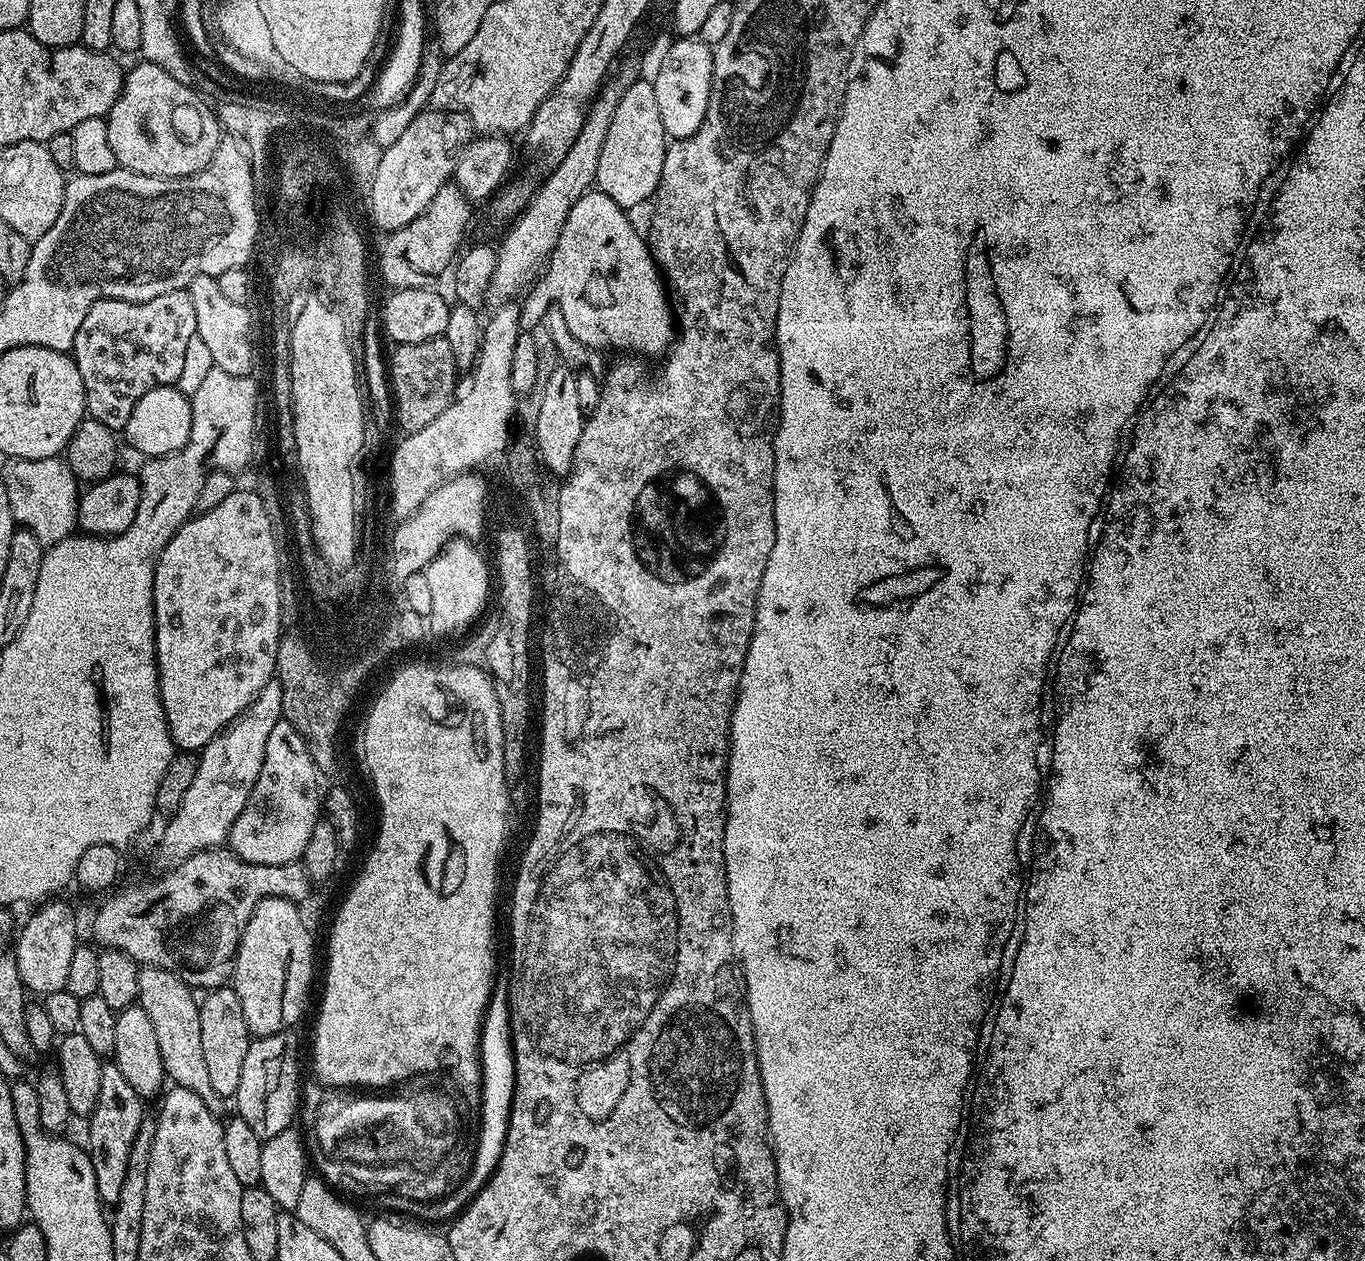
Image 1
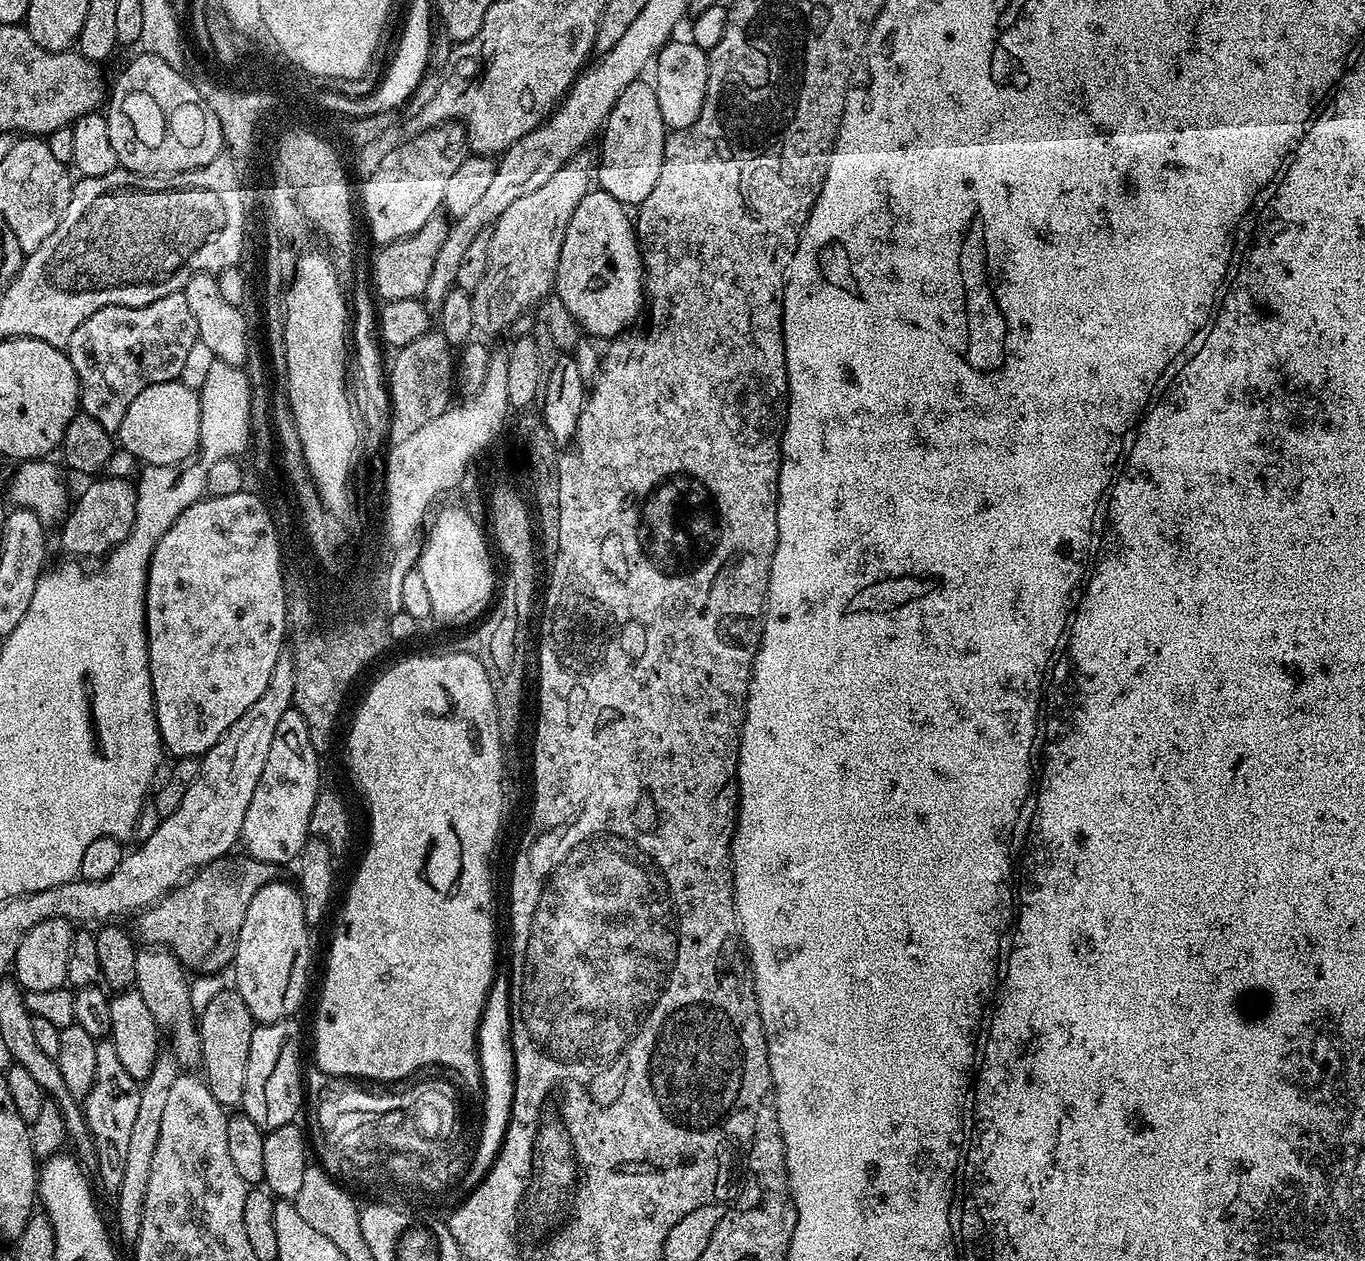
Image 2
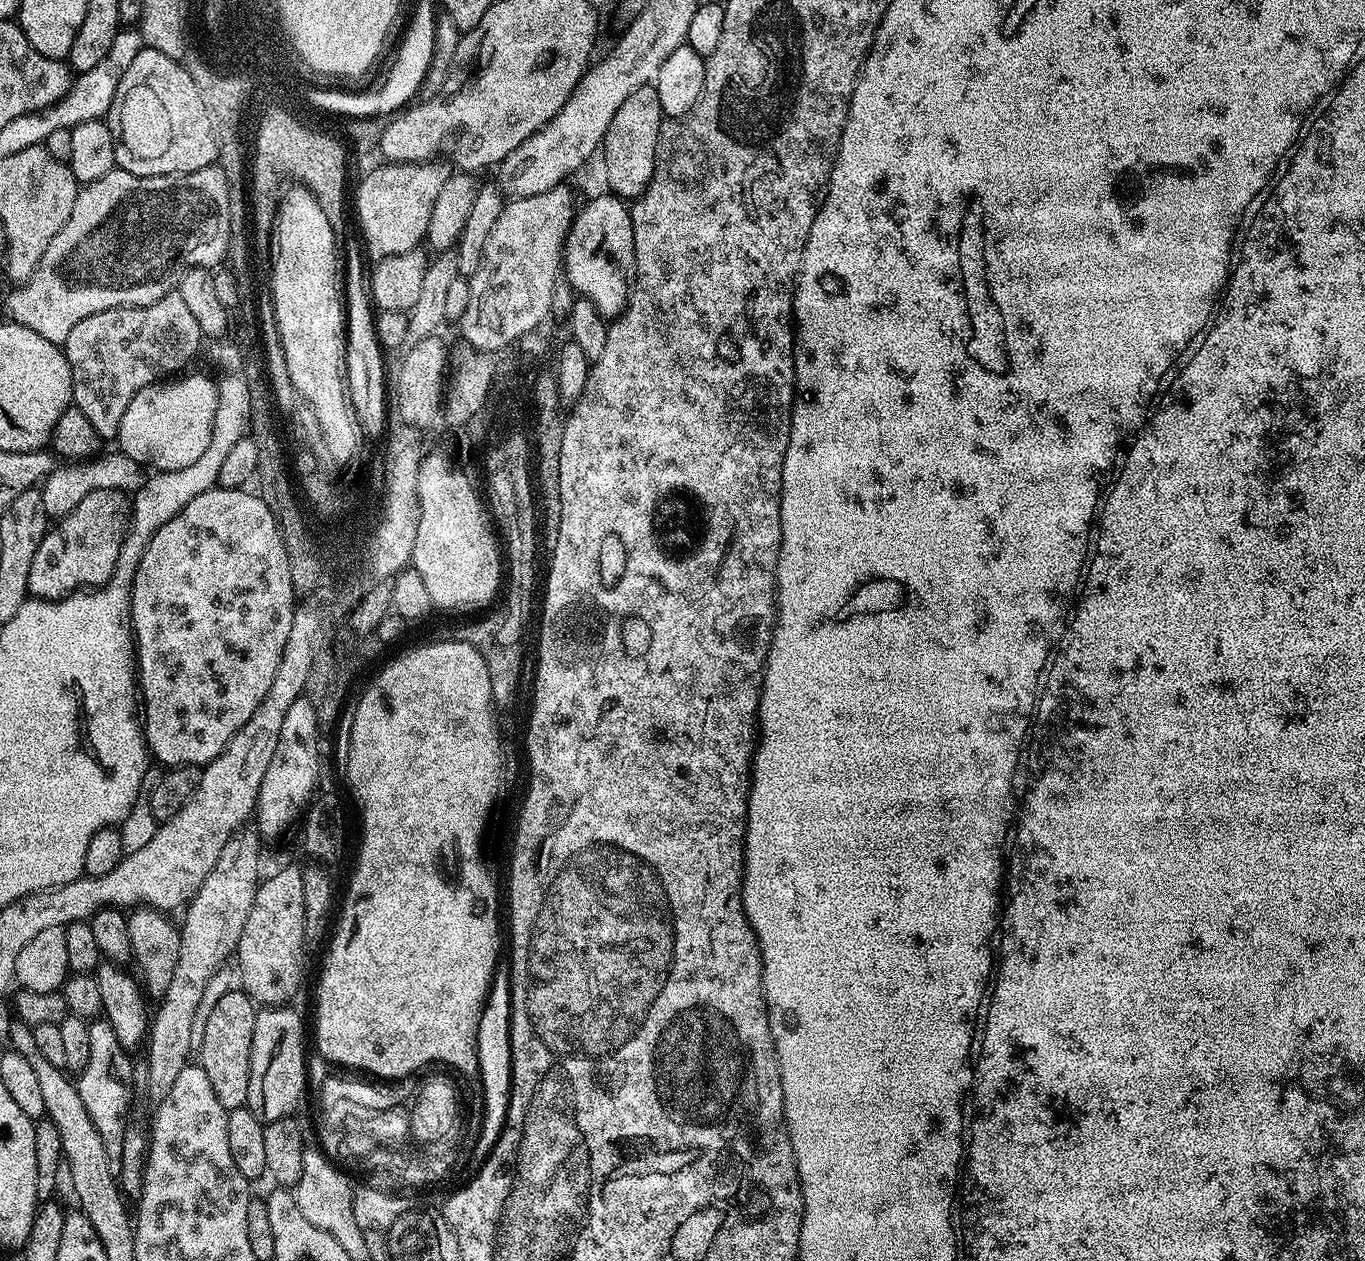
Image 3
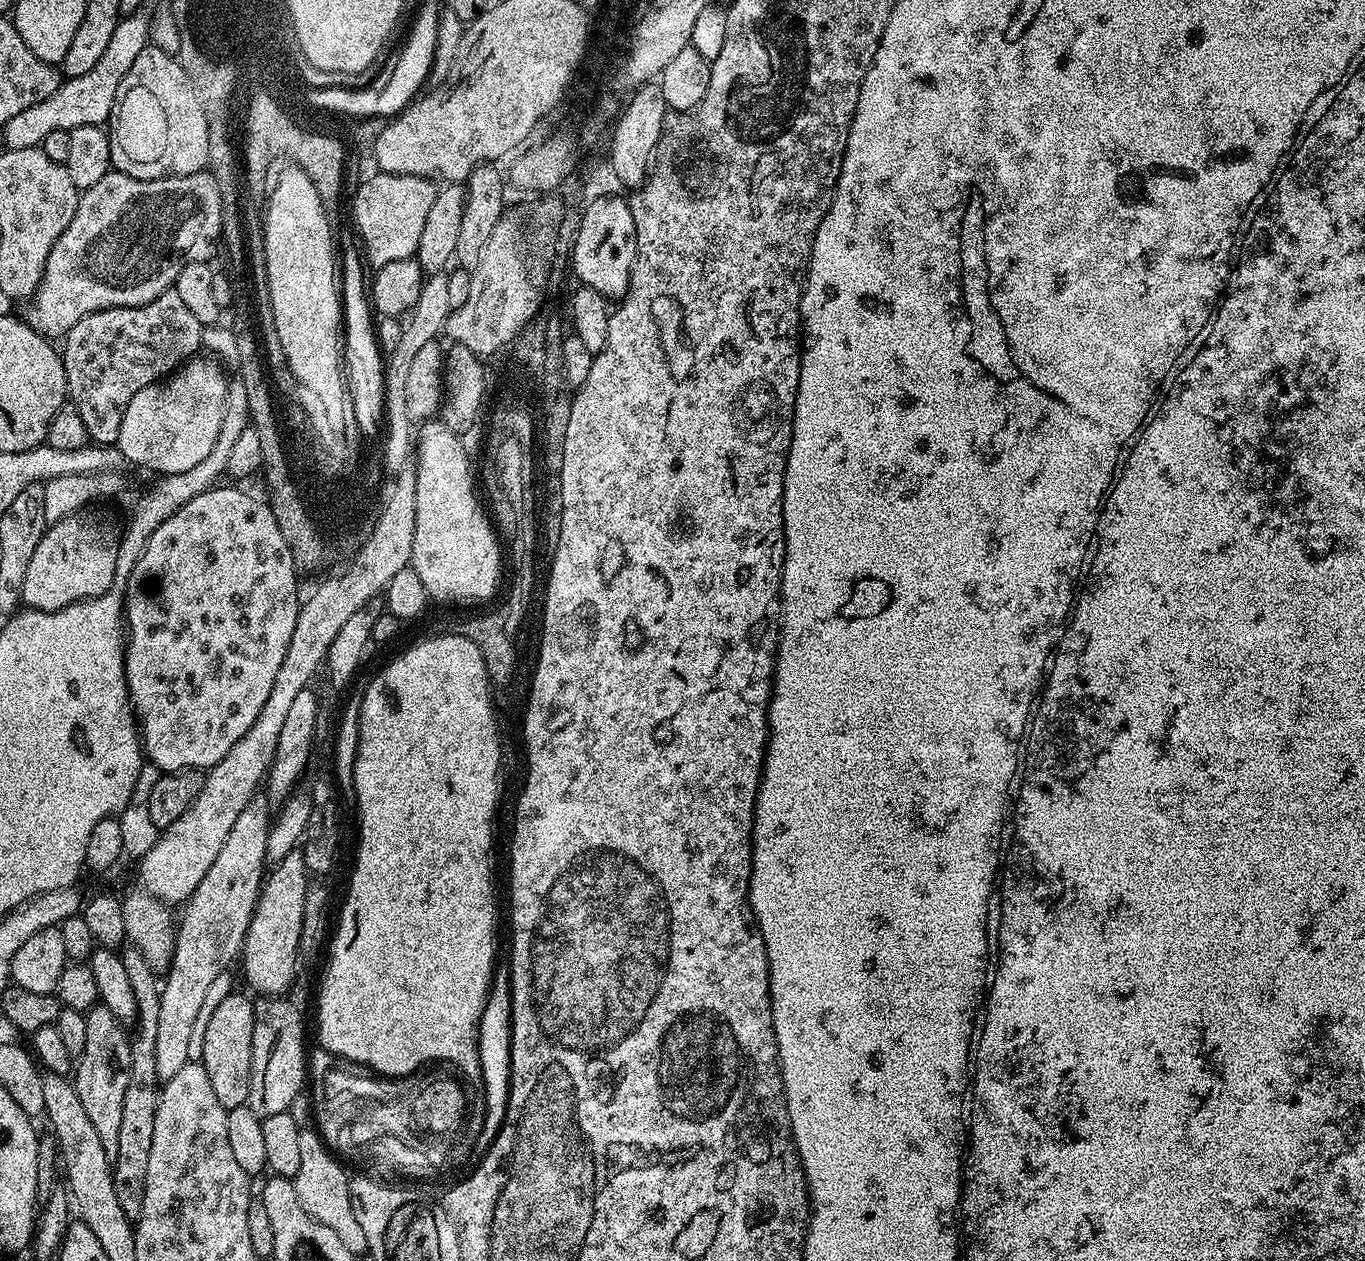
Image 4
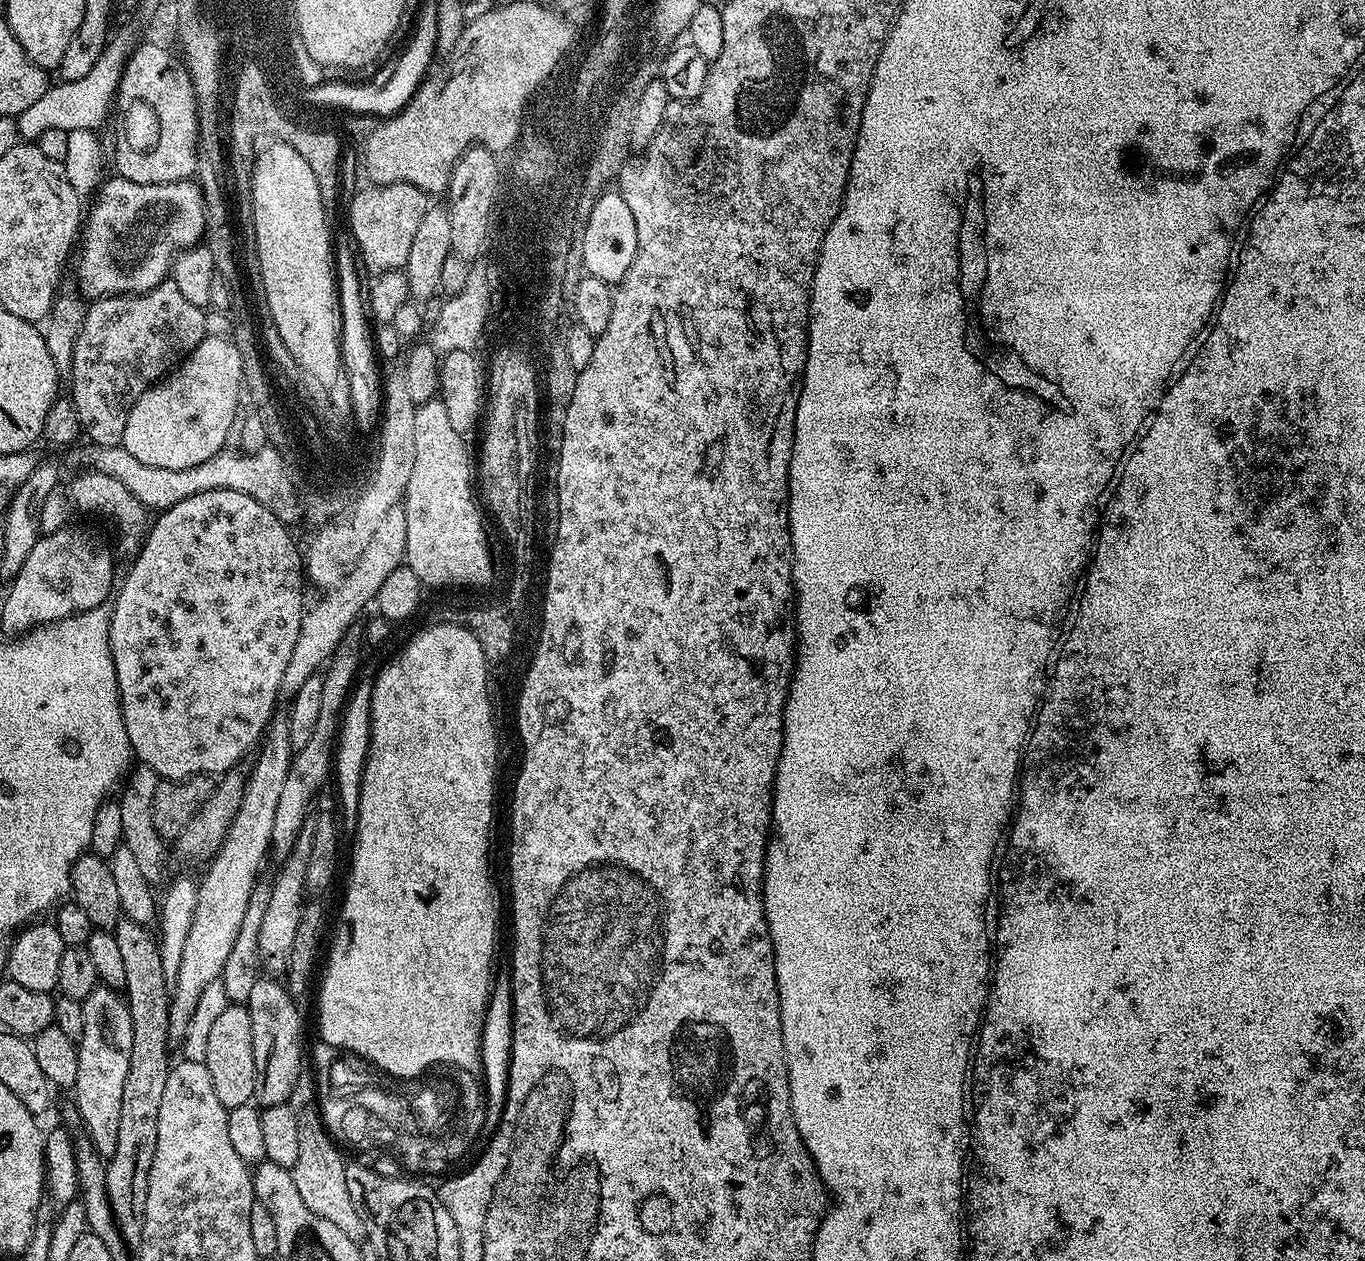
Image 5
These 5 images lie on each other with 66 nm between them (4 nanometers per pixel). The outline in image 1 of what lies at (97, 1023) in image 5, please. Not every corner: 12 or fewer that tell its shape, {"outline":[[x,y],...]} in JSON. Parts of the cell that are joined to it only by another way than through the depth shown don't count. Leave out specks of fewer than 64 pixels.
{"outline":[[102,1063],[87,1155],[100,1203],[114,1206],[145,1101]]}

